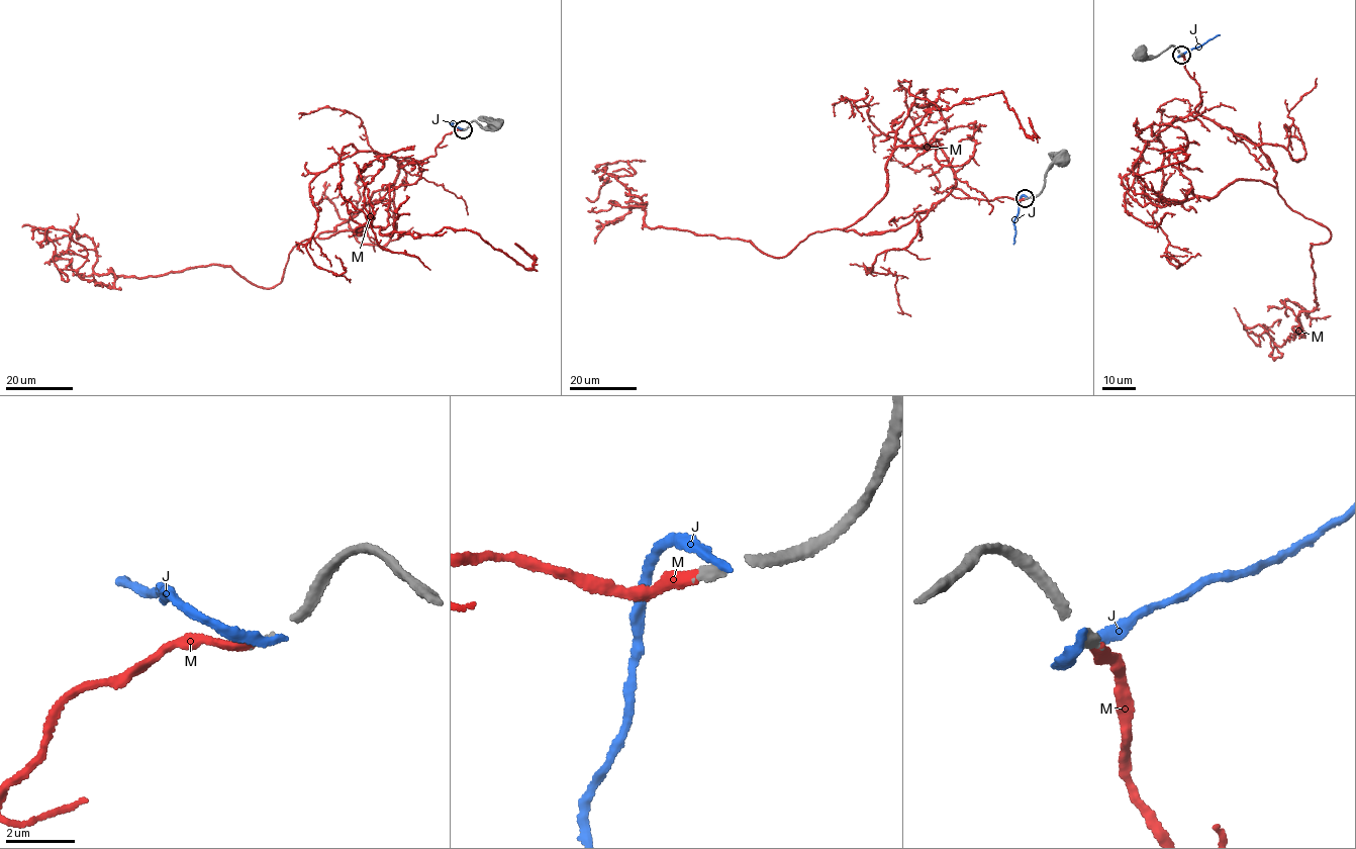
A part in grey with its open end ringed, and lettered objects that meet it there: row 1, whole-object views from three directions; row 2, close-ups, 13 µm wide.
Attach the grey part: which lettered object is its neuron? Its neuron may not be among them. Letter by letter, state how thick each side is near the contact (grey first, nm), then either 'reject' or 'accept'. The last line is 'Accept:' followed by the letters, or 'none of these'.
J: 280/300 nm | reject
M: 280/280 nm | accept
Accept: M

